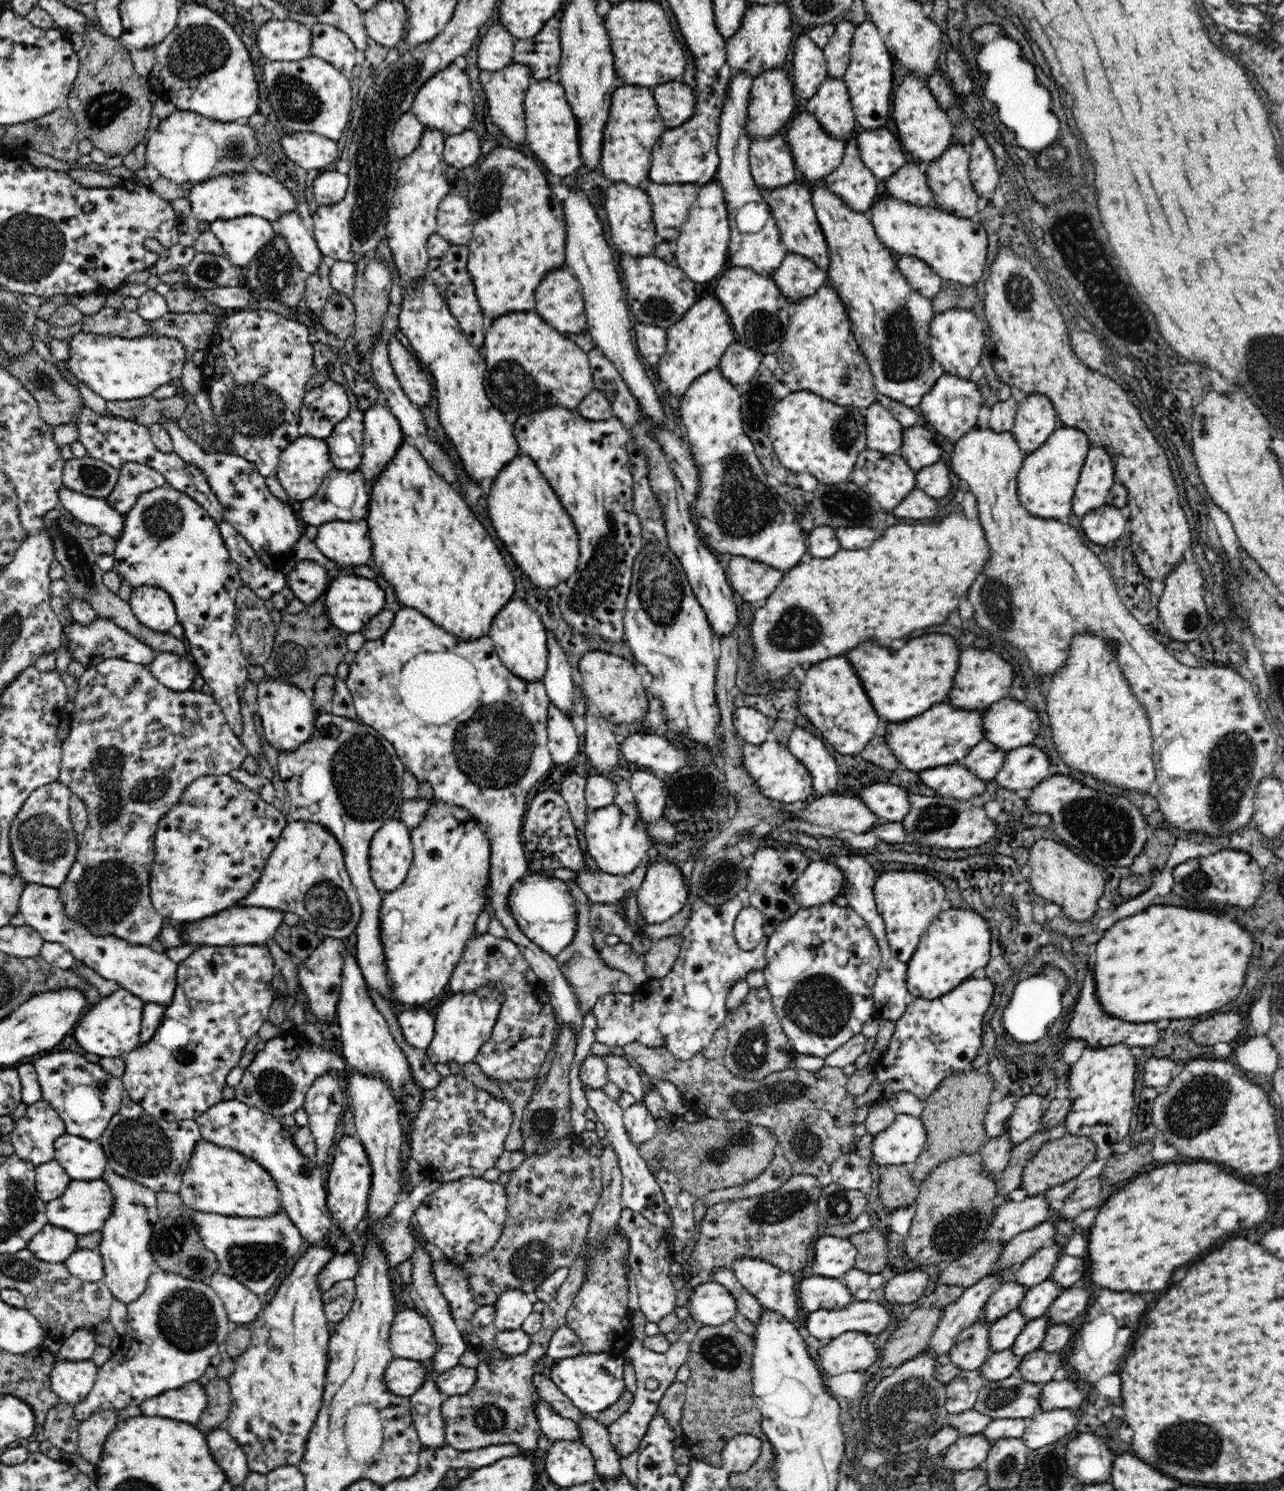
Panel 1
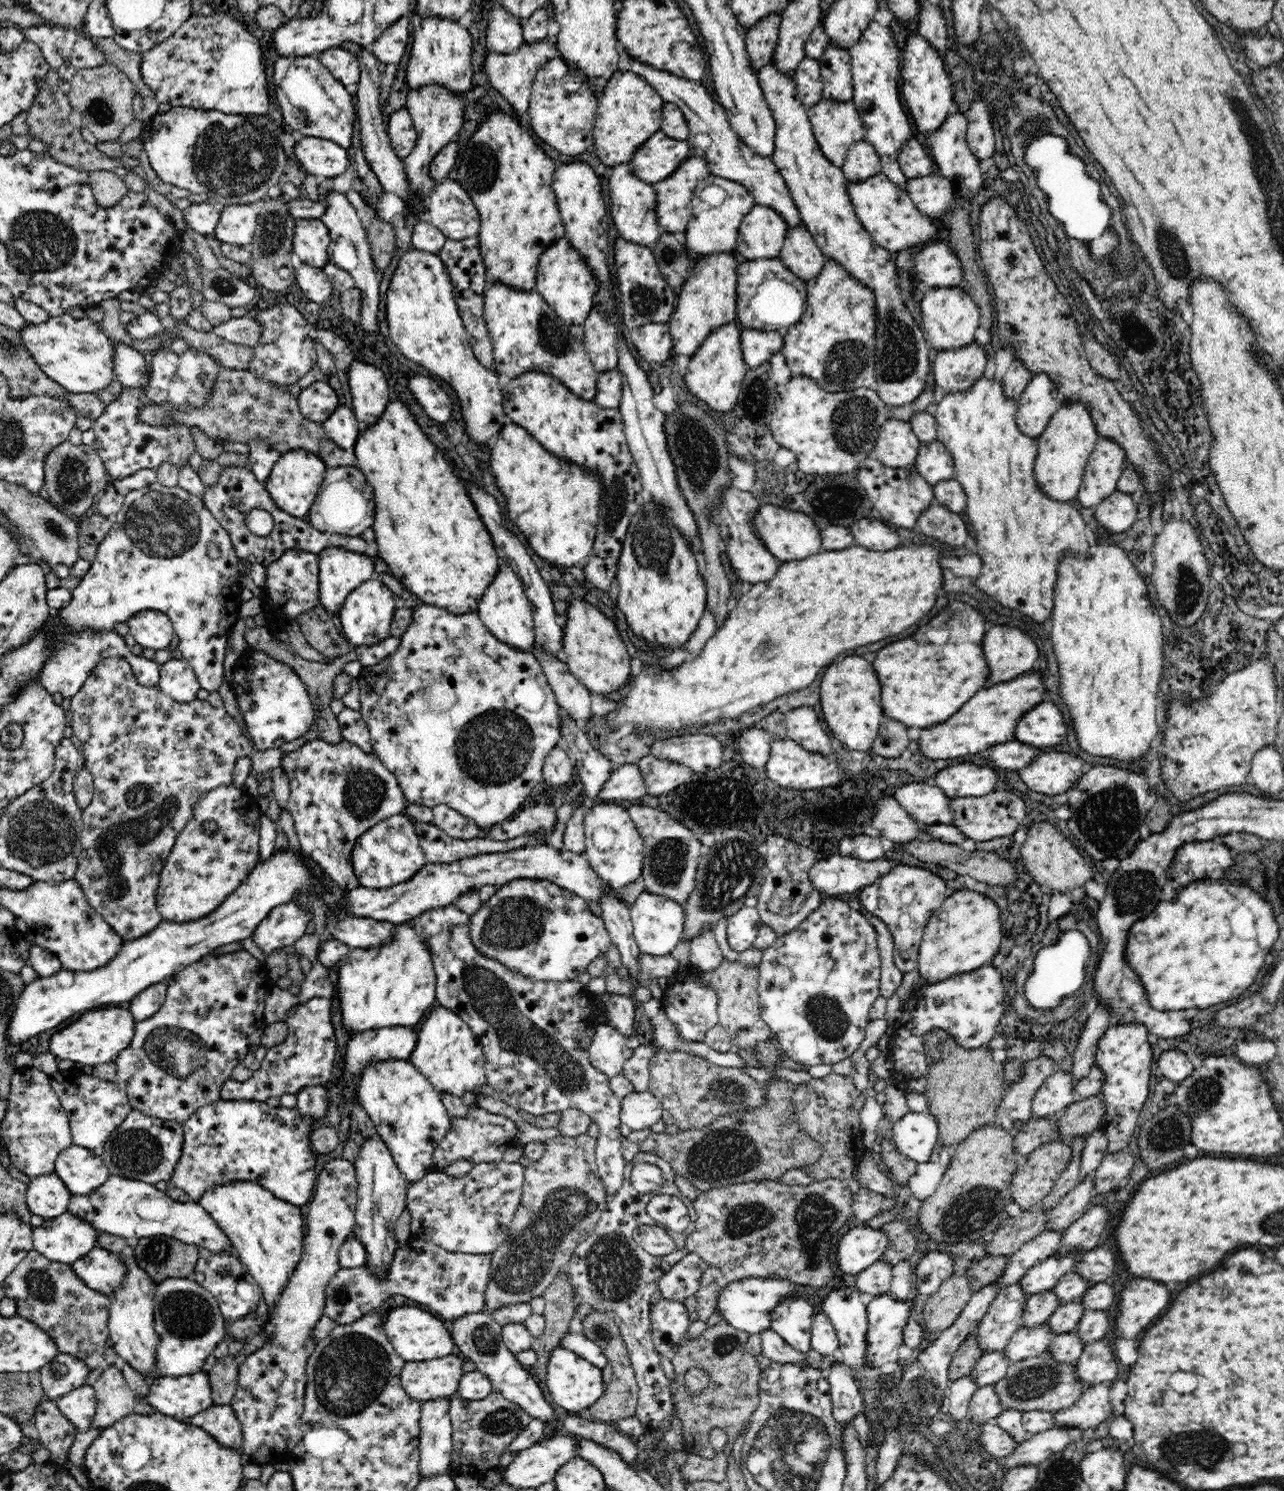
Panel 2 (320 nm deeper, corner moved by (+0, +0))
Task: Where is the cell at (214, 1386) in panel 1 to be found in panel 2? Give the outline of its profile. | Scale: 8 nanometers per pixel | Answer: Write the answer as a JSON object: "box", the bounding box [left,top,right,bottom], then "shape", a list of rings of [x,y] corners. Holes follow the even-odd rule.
{"box":[208,1356,239,1404],"shape":[[[234,1356],[218,1358],[217,1364],[208,1372],[214,1404],[231,1404],[237,1391],[239,1366]]]}

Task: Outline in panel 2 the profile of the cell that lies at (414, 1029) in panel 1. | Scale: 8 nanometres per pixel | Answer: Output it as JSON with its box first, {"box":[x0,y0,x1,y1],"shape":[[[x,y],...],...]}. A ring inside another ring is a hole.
{"box":[342,1027,416,1087],"shape":[[[384,1027],[364,1031],[350,1038],[346,1046],[342,1080],[351,1087],[358,1083],[364,1069],[379,1062],[407,1060],[416,1046],[412,1027]]]}

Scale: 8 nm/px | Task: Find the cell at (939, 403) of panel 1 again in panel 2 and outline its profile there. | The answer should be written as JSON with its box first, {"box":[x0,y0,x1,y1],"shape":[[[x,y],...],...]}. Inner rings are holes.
{"box":[931,340,988,392],"shape":[[[976,340],[962,348],[934,351],[931,380],[944,392],[966,390],[986,373],[988,356],[988,351]]]}

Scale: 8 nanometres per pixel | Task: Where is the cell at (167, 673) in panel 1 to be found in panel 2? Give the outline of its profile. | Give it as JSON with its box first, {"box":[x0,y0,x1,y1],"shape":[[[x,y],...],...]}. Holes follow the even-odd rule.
{"box":[158,659,201,703],"shape":[[[172,659],[159,666],[158,686],[161,692],[179,703],[194,701],[201,688],[195,672],[183,659]]]}

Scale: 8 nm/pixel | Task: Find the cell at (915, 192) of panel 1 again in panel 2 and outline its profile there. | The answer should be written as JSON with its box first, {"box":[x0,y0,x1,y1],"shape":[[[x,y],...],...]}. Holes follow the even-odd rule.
{"box":[908,172,955,219],"shape":[[[937,172],[924,178],[908,179],[908,195],[920,213],[934,219],[945,219],[953,205],[955,190],[948,178]]]}

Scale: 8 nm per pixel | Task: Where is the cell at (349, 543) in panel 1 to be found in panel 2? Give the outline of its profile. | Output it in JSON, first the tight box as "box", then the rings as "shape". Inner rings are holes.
{"box":[318,548,376,621],"shape":[[[325,548],[319,556],[318,602],[336,621],[348,595],[376,576],[374,561],[342,548]]]}

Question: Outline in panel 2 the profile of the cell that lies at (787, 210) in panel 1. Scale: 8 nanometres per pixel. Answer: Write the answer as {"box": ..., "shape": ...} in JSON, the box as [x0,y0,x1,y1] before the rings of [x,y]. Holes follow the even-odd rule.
{"box":[628,54,803,228],"shape":[[[629,54],[628,63],[628,71],[644,78],[658,91],[665,103],[674,103],[682,111],[689,128],[687,138],[689,146],[696,156],[702,157],[707,162],[713,176],[742,184],[751,192],[757,206],[769,207],[780,213],[789,228],[803,224],[790,191],[773,160],[770,157],[759,156],[743,140],[740,140],[729,123],[724,107],[718,100],[714,100],[712,94],[708,93],[703,85],[680,78],[666,70],[658,70],[644,62],[638,62]]]}

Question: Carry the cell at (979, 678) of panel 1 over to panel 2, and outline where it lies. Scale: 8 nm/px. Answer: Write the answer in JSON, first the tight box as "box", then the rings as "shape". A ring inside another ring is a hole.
{"box":[984,624,1039,685],"shape":[[[997,624],[986,631],[984,636],[984,656],[990,666],[990,682],[996,685],[1002,680],[1016,679],[1020,674],[1034,669],[1034,664],[1039,656],[1036,642],[1015,624]]]}

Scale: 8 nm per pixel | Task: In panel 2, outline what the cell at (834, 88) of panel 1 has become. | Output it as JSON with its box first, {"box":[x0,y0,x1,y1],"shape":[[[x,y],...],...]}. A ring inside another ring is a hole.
{"box":[818,40,853,102],"shape":[[[829,40],[818,63],[820,63],[820,76],[824,83],[823,98],[840,102],[852,99],[853,83],[849,49]]]}

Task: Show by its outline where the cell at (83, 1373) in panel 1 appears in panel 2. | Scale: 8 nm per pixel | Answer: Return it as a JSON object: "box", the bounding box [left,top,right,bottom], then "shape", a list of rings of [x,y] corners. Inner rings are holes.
{"box":[56,1385,97,1432],"shape":[[[80,1385],[75,1391],[69,1392],[56,1400],[61,1414],[76,1427],[76,1432],[90,1428],[97,1410],[97,1400],[93,1387]]]}

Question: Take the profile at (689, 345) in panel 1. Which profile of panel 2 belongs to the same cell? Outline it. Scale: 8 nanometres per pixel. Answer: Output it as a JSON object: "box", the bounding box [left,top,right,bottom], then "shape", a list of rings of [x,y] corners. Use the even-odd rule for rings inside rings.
{"box":[668,250,740,357],"shape":[[[730,250],[703,255],[691,268],[677,292],[677,304],[668,322],[674,354],[691,357],[714,328],[737,320],[737,268],[740,261],[738,255]]]}

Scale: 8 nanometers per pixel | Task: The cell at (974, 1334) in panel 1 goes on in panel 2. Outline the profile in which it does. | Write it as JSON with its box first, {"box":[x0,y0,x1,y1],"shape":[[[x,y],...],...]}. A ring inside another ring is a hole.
{"box":[976,1281,1029,1353],"shape":[[[1020,1281],[1001,1287],[976,1328],[983,1353],[1005,1350],[1012,1335],[1023,1326],[1022,1317],[1029,1296]]]}

